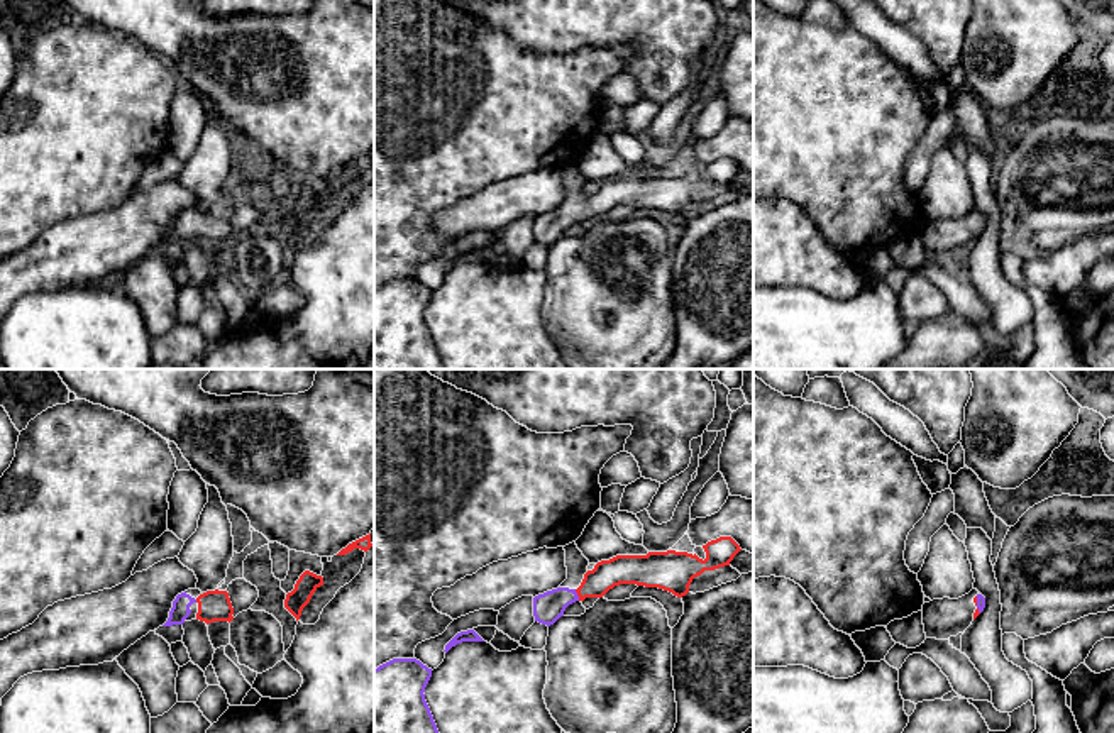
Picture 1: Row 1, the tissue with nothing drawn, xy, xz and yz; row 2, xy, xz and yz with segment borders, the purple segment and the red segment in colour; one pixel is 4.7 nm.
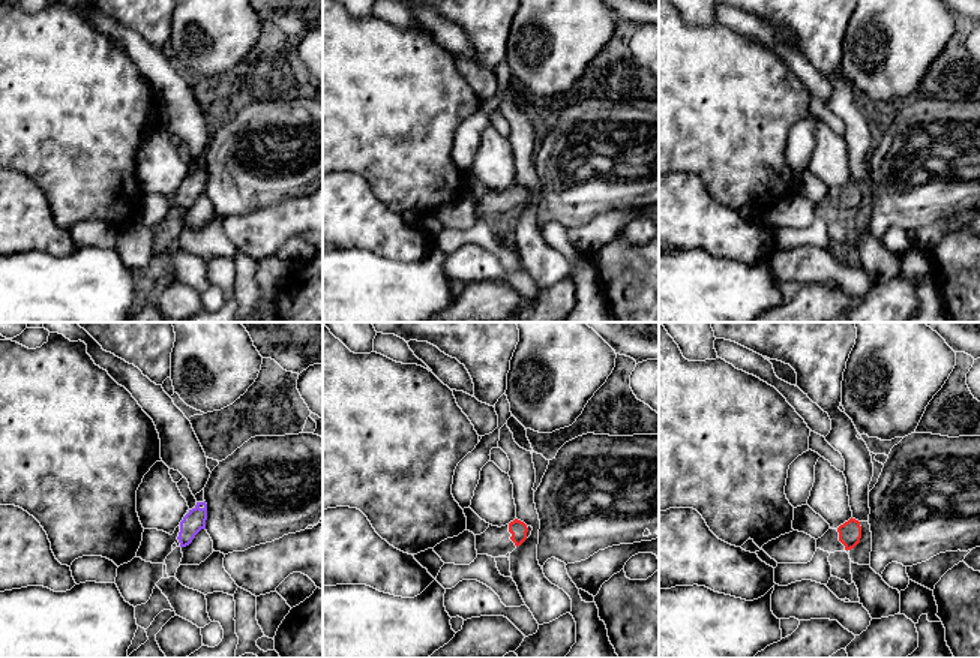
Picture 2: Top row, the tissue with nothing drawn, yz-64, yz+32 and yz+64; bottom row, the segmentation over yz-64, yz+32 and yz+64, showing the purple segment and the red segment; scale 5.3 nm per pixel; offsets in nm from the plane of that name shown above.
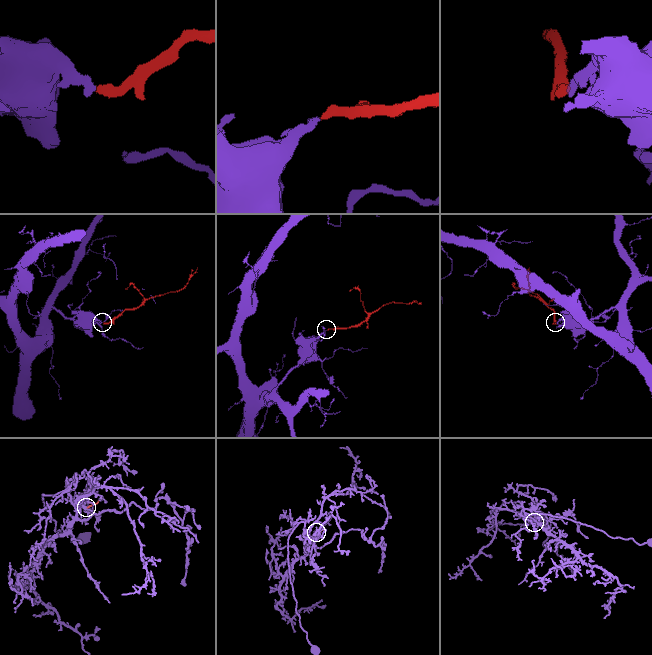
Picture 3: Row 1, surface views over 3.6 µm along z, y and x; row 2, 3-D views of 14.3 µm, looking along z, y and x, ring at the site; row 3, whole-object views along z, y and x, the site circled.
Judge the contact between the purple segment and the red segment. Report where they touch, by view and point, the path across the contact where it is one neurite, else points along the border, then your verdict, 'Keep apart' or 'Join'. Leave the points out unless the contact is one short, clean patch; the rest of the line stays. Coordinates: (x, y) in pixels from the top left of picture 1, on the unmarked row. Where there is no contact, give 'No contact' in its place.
Touches purple at xz (576, 215). Path across: xz (547, 229), (562, 217), (576, 215), (606, 195), (622, 190). Join

